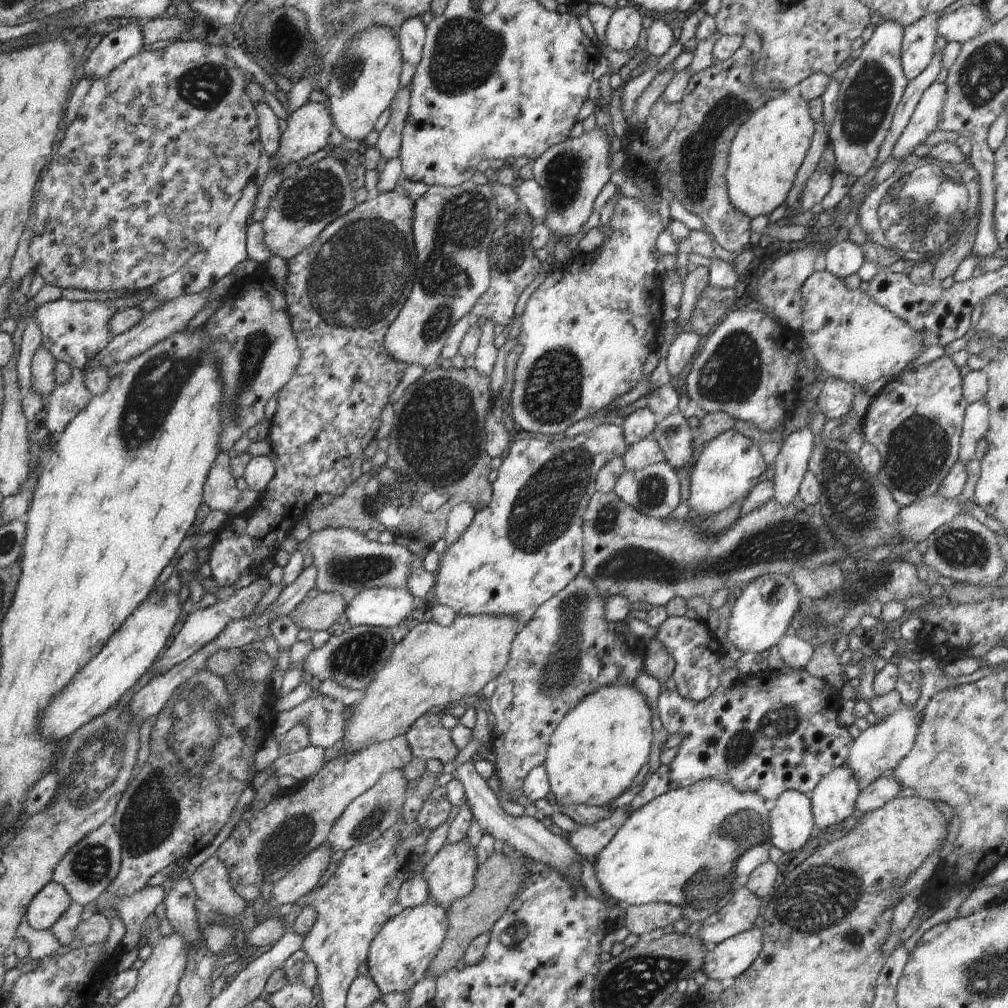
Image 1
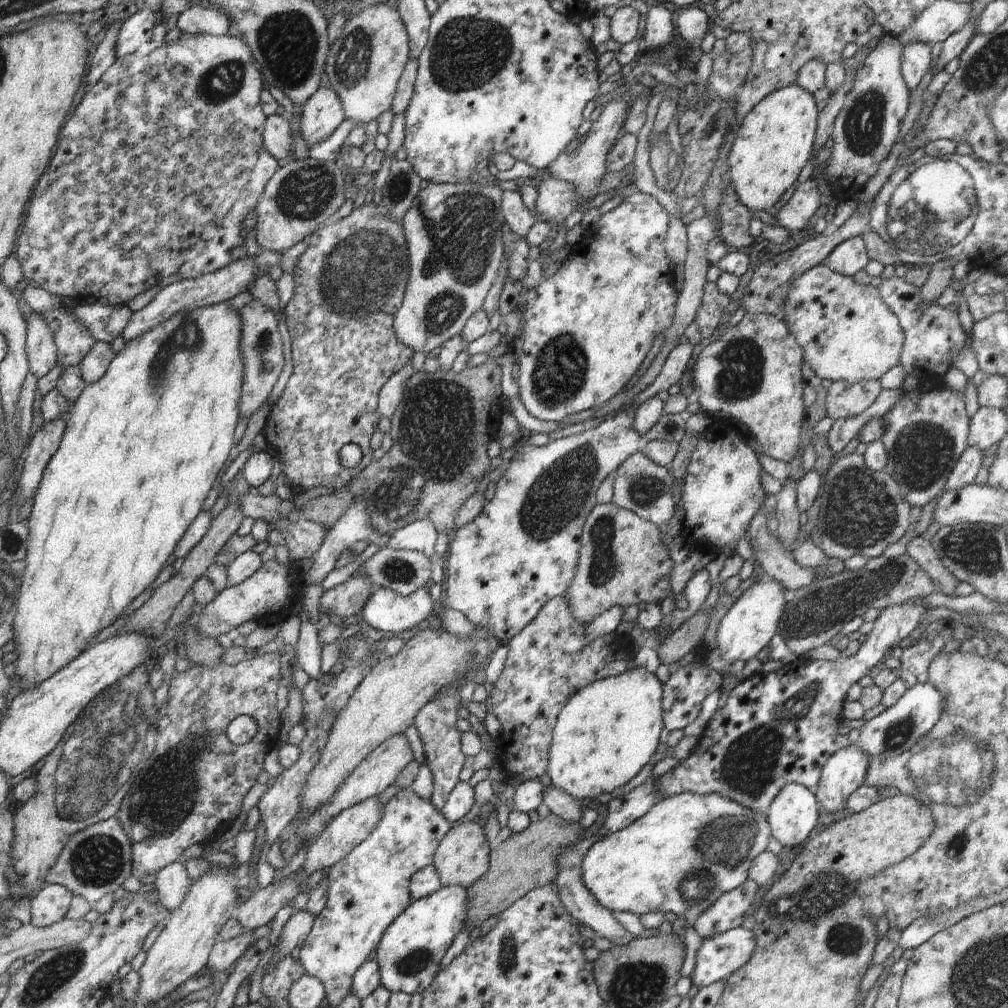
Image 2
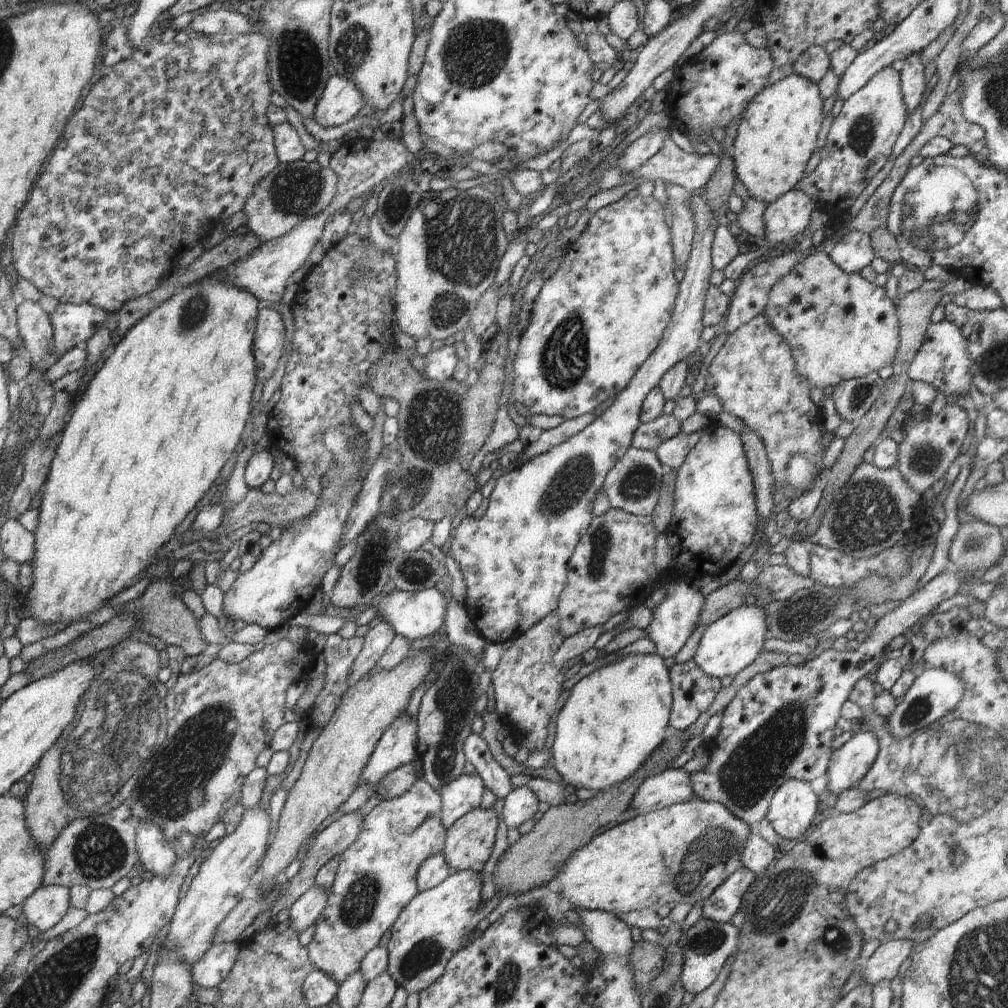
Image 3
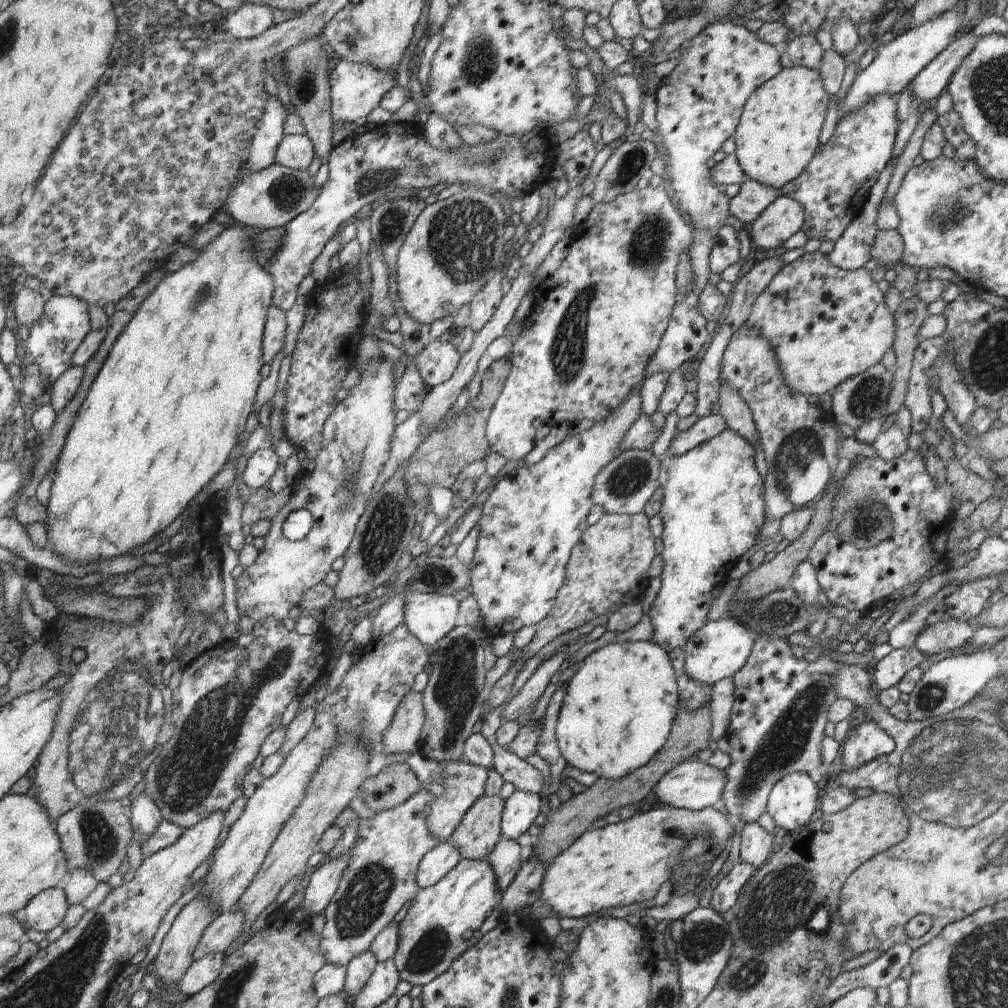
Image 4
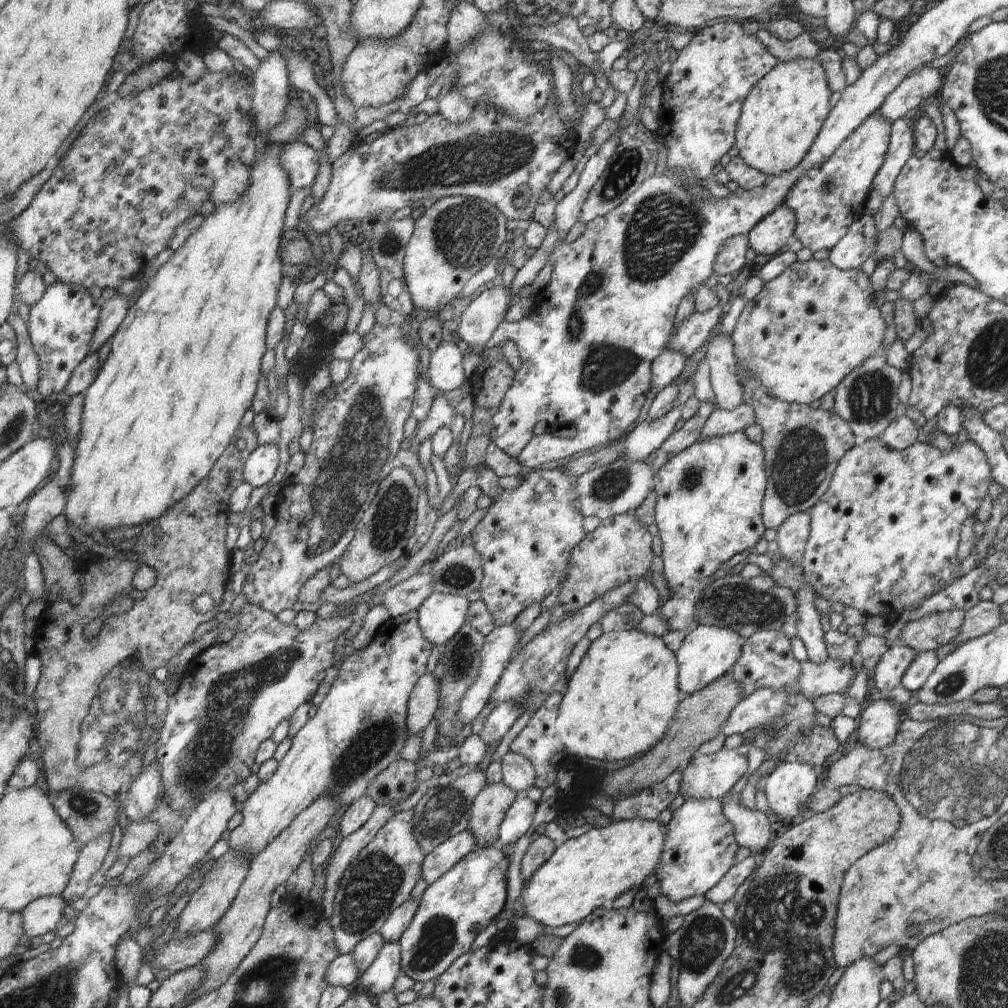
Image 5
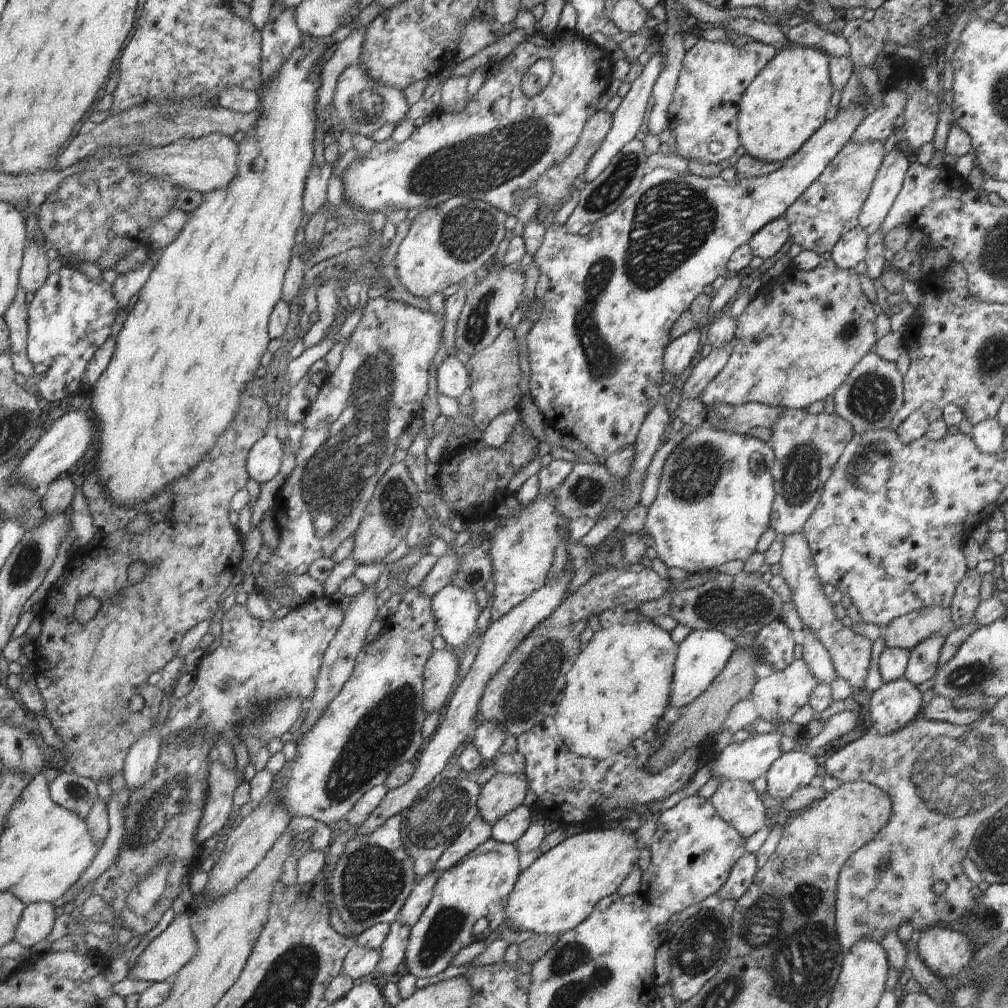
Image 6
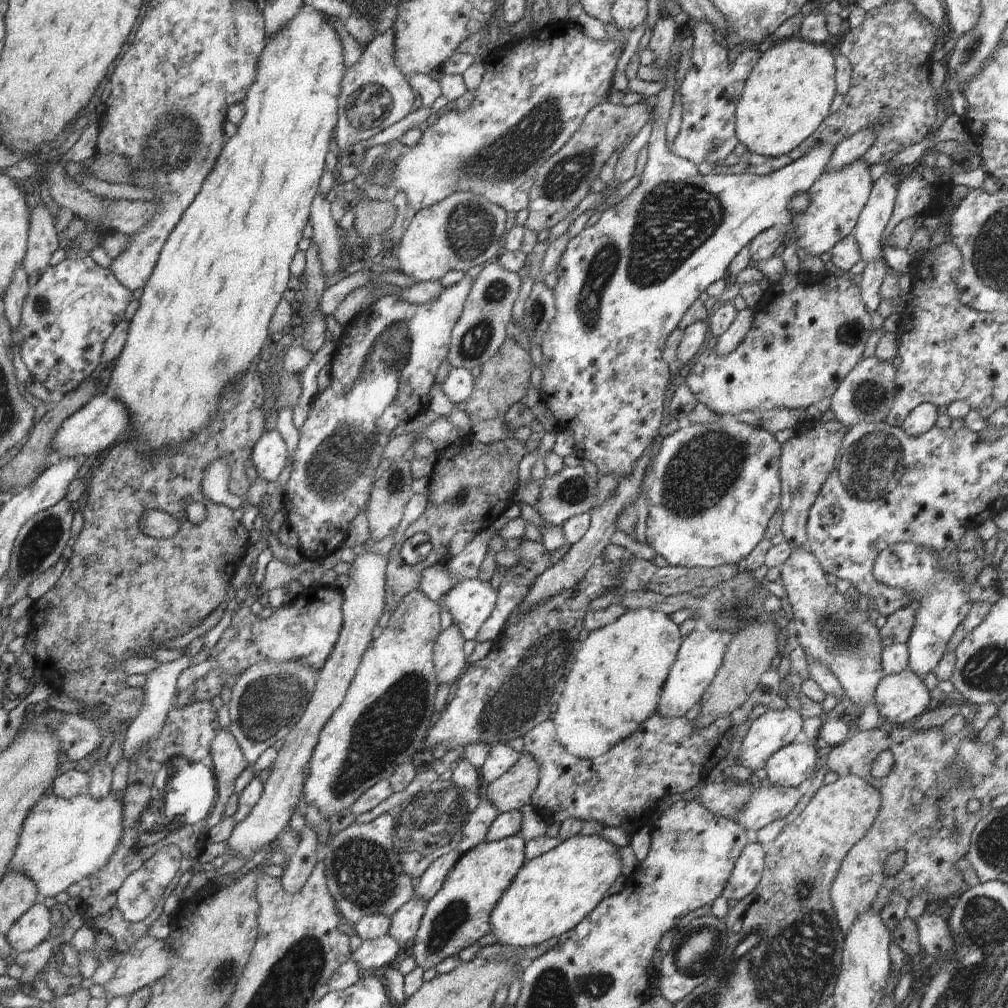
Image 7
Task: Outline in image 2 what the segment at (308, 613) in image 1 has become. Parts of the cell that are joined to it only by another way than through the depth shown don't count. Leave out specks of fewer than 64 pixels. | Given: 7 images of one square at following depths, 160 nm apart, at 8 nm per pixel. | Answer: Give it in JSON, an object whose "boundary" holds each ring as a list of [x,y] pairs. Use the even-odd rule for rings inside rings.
{"boundary":[[[352,576],[343,584],[324,591],[320,598],[319,610],[327,615],[340,616],[340,618],[358,616],[375,589],[370,584],[368,576]]]}

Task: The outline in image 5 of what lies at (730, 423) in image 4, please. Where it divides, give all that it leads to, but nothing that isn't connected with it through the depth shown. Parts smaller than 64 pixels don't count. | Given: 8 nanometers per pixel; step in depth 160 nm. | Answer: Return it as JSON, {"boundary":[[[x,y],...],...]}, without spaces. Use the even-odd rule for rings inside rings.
{"boundary":[[[716,335],[708,344],[706,360],[716,406],[727,411],[738,408],[743,403],[743,388],[737,374],[737,358],[731,336]]]}

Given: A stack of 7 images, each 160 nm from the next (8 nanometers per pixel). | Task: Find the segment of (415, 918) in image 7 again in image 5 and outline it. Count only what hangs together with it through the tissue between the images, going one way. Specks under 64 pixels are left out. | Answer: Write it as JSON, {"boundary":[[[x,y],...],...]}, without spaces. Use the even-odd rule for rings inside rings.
{"boundary":[[[399,941],[384,943],[380,954],[370,968],[358,978],[359,989],[372,997],[393,990],[394,981],[401,973],[401,946]]]}

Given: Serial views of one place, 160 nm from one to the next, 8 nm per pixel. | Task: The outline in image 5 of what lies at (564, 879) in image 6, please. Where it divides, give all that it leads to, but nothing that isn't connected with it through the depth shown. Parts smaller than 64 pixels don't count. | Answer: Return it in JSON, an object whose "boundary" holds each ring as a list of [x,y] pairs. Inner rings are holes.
{"boundary":[[[633,817],[632,820],[614,820],[608,826],[593,828],[577,838],[571,838],[532,875],[522,893],[525,915],[530,916],[543,926],[566,926],[572,922],[582,922],[591,912],[604,904],[611,903],[629,890],[646,889],[644,880],[650,874],[660,875],[655,866],[663,851],[667,825]]]}

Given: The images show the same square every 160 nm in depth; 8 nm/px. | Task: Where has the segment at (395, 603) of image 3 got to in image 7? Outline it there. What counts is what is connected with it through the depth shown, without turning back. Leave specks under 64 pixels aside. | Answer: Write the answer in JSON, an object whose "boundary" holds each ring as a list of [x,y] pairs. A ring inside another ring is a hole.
{"boundary":[[[479,578],[464,579],[456,583],[449,593],[446,593],[440,600],[441,606],[444,606],[452,614],[453,624],[460,629],[464,640],[475,640],[478,631],[484,621],[492,614],[497,599],[497,592],[494,591],[490,582],[482,582]]]}

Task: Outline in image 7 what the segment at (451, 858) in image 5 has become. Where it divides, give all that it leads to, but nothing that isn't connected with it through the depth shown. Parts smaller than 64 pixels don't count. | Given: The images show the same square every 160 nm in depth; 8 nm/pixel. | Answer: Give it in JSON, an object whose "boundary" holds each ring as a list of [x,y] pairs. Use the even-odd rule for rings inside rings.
{"boundary":[[[487,797],[481,798],[480,804],[471,812],[463,826],[462,840],[458,843],[457,851],[463,854],[486,841],[488,829],[498,815],[496,807]]]}

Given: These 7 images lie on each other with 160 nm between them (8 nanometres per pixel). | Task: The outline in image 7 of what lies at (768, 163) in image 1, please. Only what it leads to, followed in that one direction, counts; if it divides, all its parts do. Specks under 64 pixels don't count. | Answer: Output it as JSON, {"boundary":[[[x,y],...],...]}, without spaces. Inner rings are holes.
{"boundary":[[[798,36],[784,38],[765,46],[762,54],[746,79],[742,96],[735,110],[735,131],[747,150],[765,157],[781,157],[812,136],[820,123],[831,113],[830,104],[837,94],[835,83],[835,57],[818,43],[802,40]]]}

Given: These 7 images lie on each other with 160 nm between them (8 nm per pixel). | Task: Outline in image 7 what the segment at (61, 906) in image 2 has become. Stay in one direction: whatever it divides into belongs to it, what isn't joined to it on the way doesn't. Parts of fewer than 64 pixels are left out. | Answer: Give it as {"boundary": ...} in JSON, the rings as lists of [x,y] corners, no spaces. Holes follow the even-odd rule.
{"boundary":[[[38,901],[16,919],[4,937],[16,952],[29,951],[44,942],[53,927],[50,909]]]}

